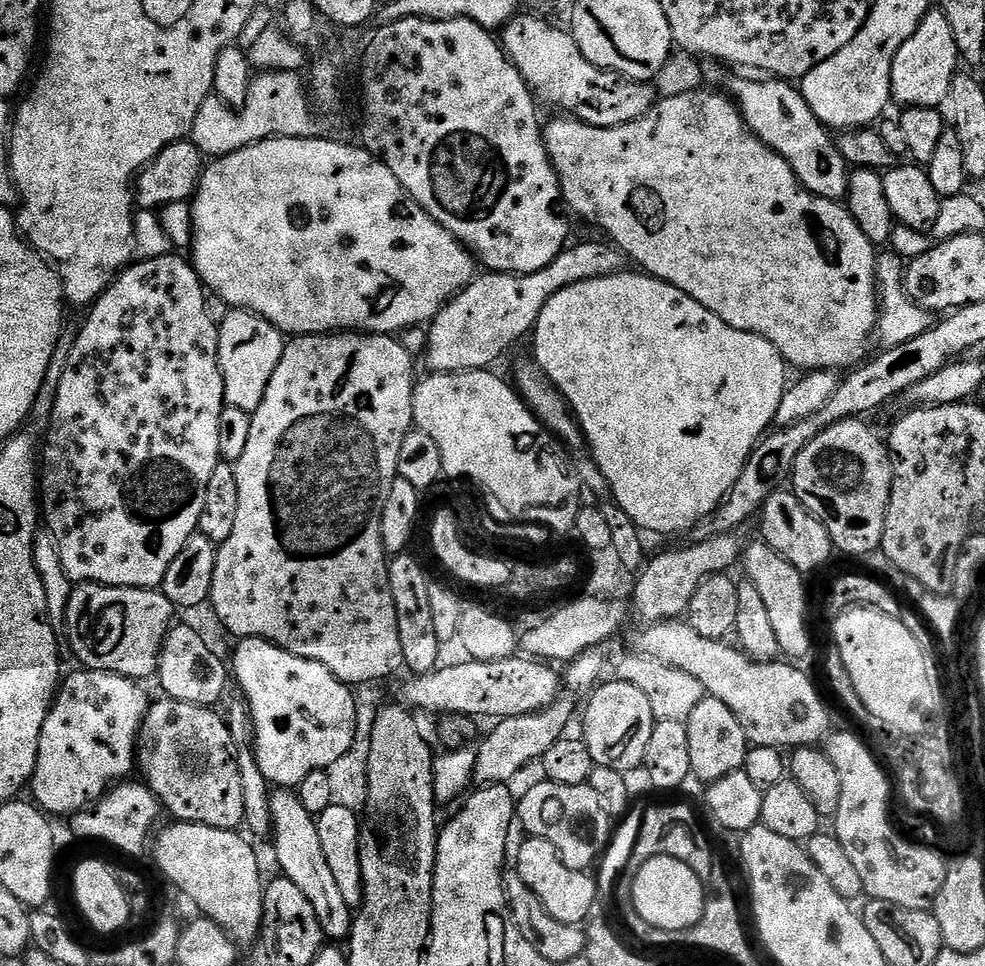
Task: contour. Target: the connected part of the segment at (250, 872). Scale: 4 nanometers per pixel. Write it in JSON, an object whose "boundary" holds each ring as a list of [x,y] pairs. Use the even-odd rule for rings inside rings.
{"boundary":[[[172,822],[169,828],[161,827],[154,836],[156,864],[167,882],[180,888],[185,897],[197,903],[201,917],[214,921],[218,927],[239,945],[257,943],[260,940],[260,923],[264,917],[265,877],[260,877],[260,860],[256,852],[243,840],[239,831],[215,828],[201,824]]]}

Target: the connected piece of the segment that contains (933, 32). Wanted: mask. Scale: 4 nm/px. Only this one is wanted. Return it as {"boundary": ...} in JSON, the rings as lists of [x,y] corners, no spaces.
{"boundary":[[[929,10],[918,30],[902,42],[898,54],[892,63],[890,82],[892,83],[892,100],[900,103],[901,109],[935,108],[939,109],[947,101],[952,80],[958,75],[956,63],[962,57],[954,42],[954,30],[950,30],[950,22],[946,22],[946,14],[939,10]]]}

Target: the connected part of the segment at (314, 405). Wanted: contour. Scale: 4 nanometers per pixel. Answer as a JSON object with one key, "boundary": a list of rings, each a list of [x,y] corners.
{"boundary":[[[345,330],[335,334],[294,336],[285,343],[278,370],[274,370],[274,378],[270,378],[270,386],[266,386],[266,398],[262,398],[262,406],[251,413],[252,425],[250,438],[246,441],[246,451],[234,464],[238,478],[238,510],[234,518],[234,534],[230,534],[230,538],[226,538],[226,542],[216,550],[210,608],[216,611],[221,626],[230,635],[236,636],[235,638],[262,638],[290,654],[298,654],[298,658],[322,662],[322,666],[326,666],[330,674],[345,682],[384,680],[402,668],[404,655],[398,638],[398,614],[394,610],[394,598],[390,594],[390,560],[384,551],[380,519],[386,494],[390,494],[390,486],[398,479],[398,450],[402,446],[402,438],[406,438],[406,434],[414,428],[412,364],[413,356],[392,334],[365,334]]]}

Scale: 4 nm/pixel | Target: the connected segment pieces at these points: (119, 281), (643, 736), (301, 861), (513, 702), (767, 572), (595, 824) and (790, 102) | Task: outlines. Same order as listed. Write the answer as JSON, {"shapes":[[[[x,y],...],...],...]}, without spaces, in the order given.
{"shapes":[[[[169,254],[150,258],[147,262],[132,262],[125,267],[91,305],[88,321],[78,328],[70,358],[66,358],[62,382],[58,382],[52,416],[46,423],[48,441],[42,444],[38,456],[38,504],[42,509],[43,523],[62,558],[62,566],[73,582],[105,584],[111,588],[159,589],[166,578],[166,570],[170,570],[170,562],[178,558],[178,550],[186,546],[191,536],[197,535],[198,517],[202,515],[202,501],[206,499],[206,482],[210,482],[214,466],[222,463],[218,450],[218,422],[226,405],[218,362],[220,329],[208,313],[206,289],[200,282],[200,275],[185,257],[183,260],[180,256],[183,255]]],[[[612,678],[609,684],[601,683],[586,701],[588,705],[584,708],[582,739],[590,750],[593,765],[632,774],[635,768],[639,769],[644,763],[646,746],[657,721],[646,694],[642,694],[638,686],[630,686],[630,682]]],[[[273,787],[268,797],[272,815],[270,841],[272,840],[272,848],[276,851],[279,871],[287,880],[294,882],[302,894],[306,894],[314,914],[318,914],[318,926],[322,926],[325,937],[332,942],[347,941],[352,934],[354,909],[345,901],[342,889],[338,887],[330,865],[326,863],[322,841],[318,838],[316,817],[310,814],[310,810],[306,810],[306,806],[302,806],[291,788]]],[[[520,654],[494,662],[464,658],[461,664],[448,664],[445,668],[440,666],[431,672],[408,678],[412,680],[401,686],[399,699],[409,709],[421,708],[424,712],[444,712],[440,714],[469,718],[514,718],[542,711],[555,703],[562,692],[562,676],[552,668],[555,667],[551,663],[525,658]]],[[[757,542],[743,549],[743,575],[754,586],[758,586],[758,594],[762,594],[762,602],[770,614],[770,623],[774,626],[774,635],[778,637],[781,653],[788,658],[804,656],[812,648],[812,640],[808,637],[808,596],[804,593],[805,577],[782,554],[774,551],[769,544]]],[[[541,779],[518,800],[518,824],[525,828],[529,837],[537,836],[550,842],[558,850],[562,862],[579,872],[591,869],[591,864],[603,857],[609,847],[608,835],[612,832],[613,821],[602,810],[598,794],[589,784],[562,786],[551,780]]],[[[748,79],[752,80],[732,80],[727,88],[746,127],[787,162],[807,192],[813,192],[818,198],[843,201],[849,190],[850,165],[839,153],[829,129],[810,110],[803,91],[786,80]]]]}

